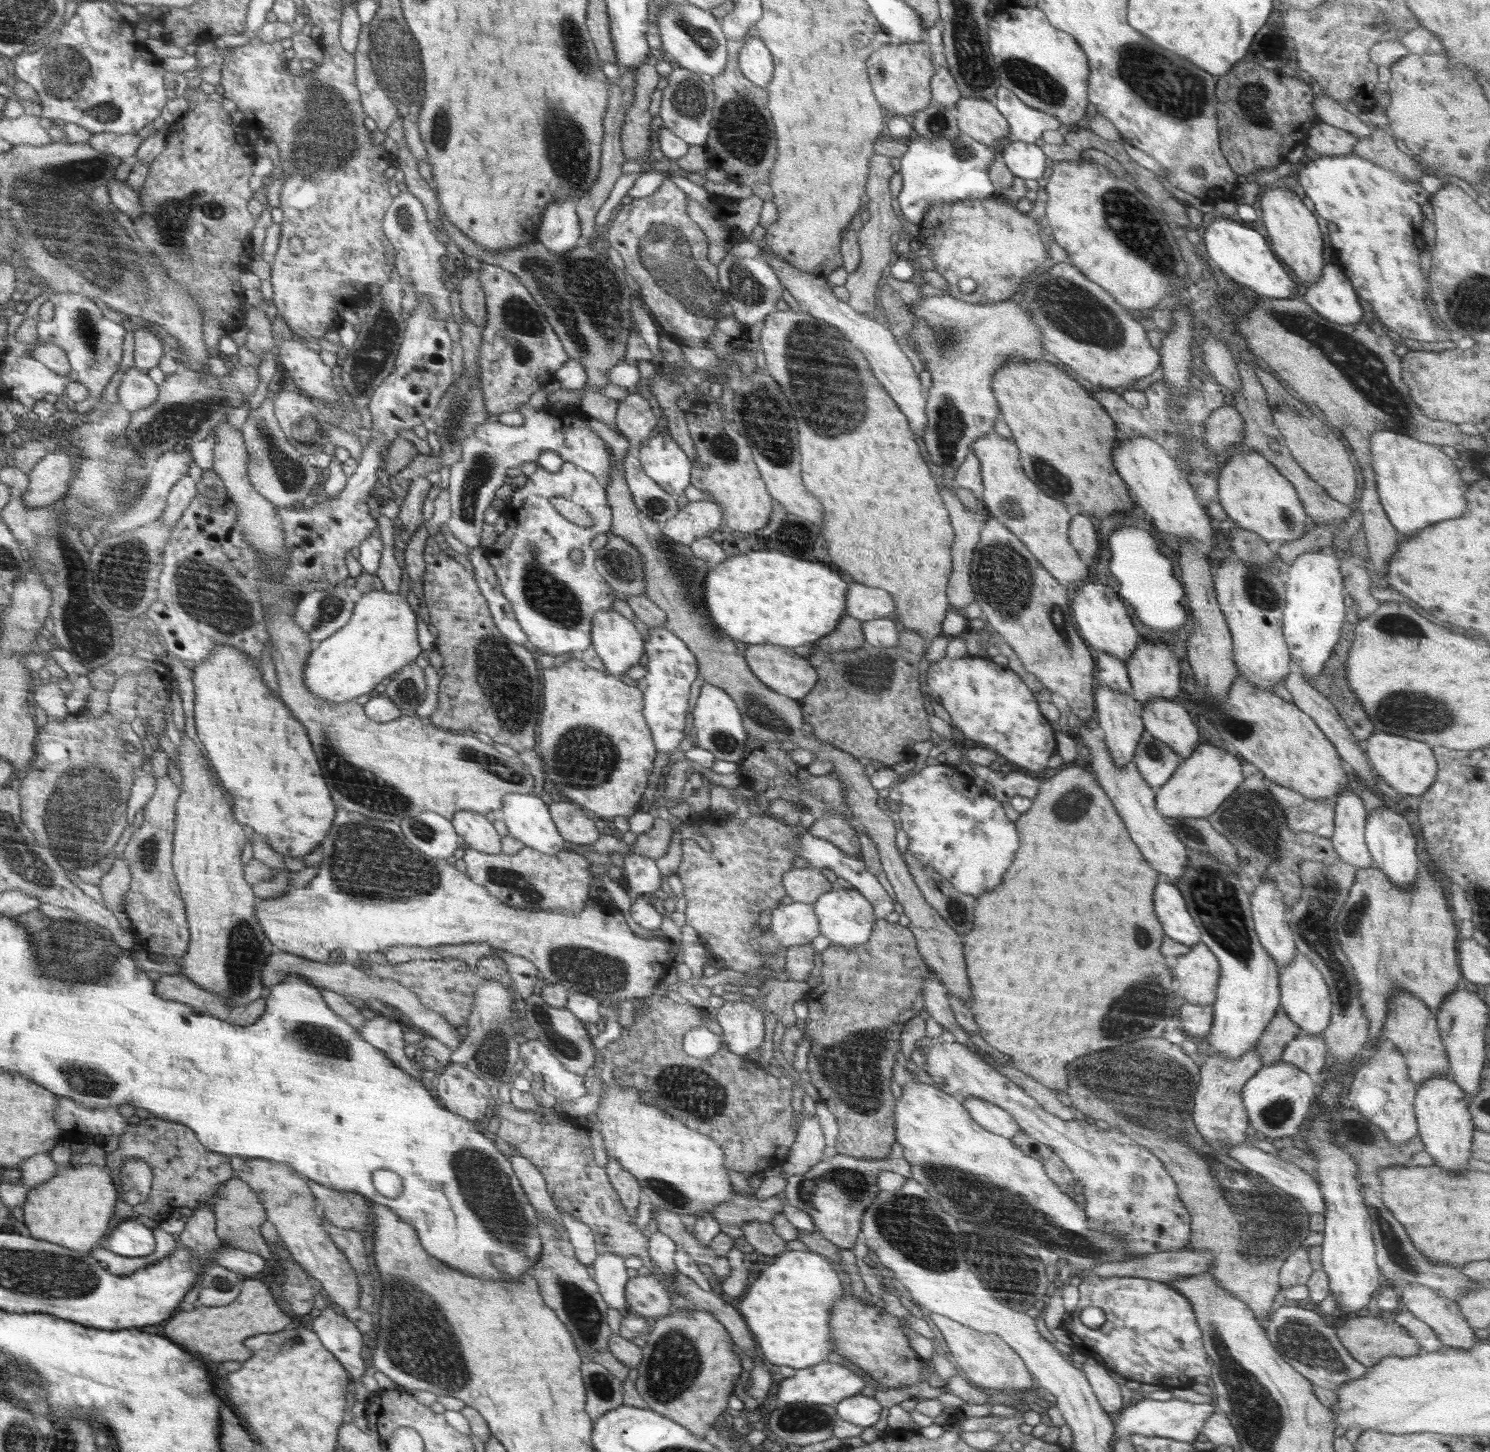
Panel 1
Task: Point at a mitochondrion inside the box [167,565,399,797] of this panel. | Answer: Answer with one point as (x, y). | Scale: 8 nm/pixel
(330, 608)

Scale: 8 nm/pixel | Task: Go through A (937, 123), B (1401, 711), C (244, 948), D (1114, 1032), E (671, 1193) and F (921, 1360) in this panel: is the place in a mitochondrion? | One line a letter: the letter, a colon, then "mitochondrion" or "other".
A: mitochondrion
B: mitochondrion
C: mitochondrion
D: mitochondrion
E: mitochondrion
F: other

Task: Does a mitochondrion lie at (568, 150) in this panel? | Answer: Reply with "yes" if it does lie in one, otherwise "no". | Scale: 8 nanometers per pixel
yes

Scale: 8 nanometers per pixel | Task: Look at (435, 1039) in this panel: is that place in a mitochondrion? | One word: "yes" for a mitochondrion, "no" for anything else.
no

